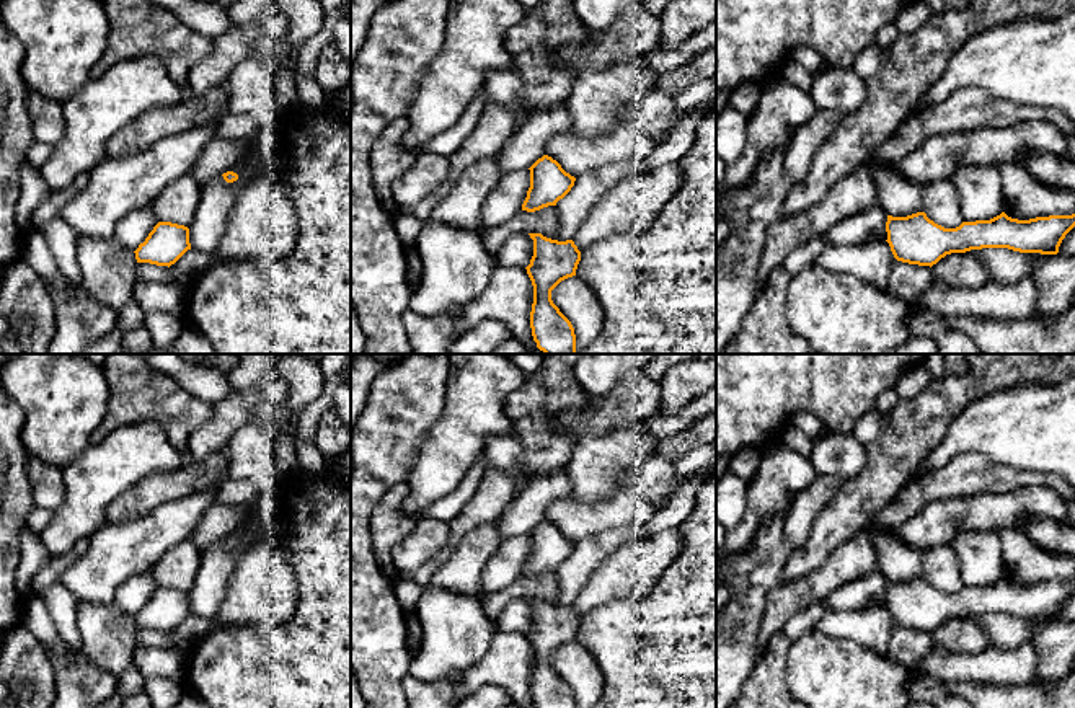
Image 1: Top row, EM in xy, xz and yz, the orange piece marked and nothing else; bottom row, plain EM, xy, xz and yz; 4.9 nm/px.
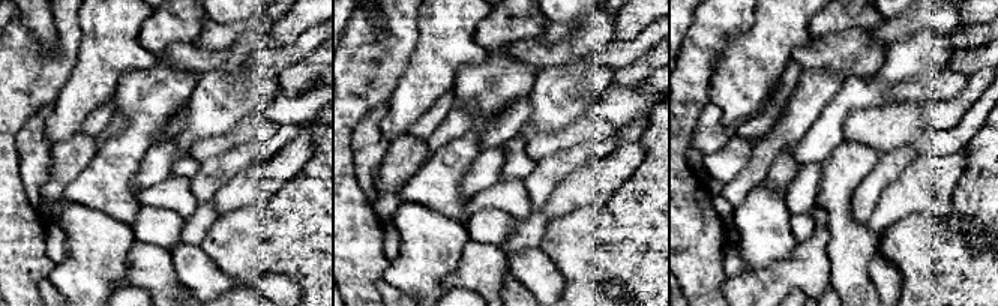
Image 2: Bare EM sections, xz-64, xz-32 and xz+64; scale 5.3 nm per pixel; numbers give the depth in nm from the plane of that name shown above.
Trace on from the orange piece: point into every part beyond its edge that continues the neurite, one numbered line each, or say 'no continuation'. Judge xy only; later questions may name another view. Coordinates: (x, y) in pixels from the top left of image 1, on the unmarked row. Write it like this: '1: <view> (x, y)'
1: xy (193, 628)

